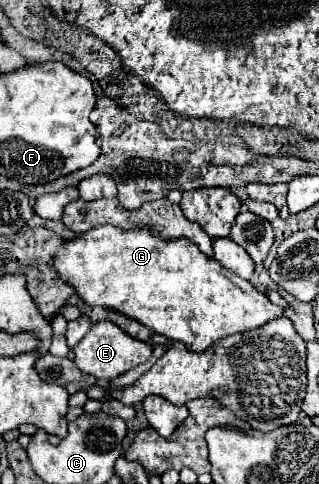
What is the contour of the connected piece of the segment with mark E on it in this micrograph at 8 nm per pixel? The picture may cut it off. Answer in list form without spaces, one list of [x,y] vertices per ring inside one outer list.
[[[99,321],[73,347],[73,361],[77,363],[77,367],[83,373],[89,373],[89,375],[97,377],[99,381],[111,381],[111,379],[127,373],[129,369],[135,369],[137,365],[145,363],[151,357],[151,353],[153,353],[153,345],[151,343],[133,339],[131,335],[125,335],[125,331],[121,331],[111,321]]]

